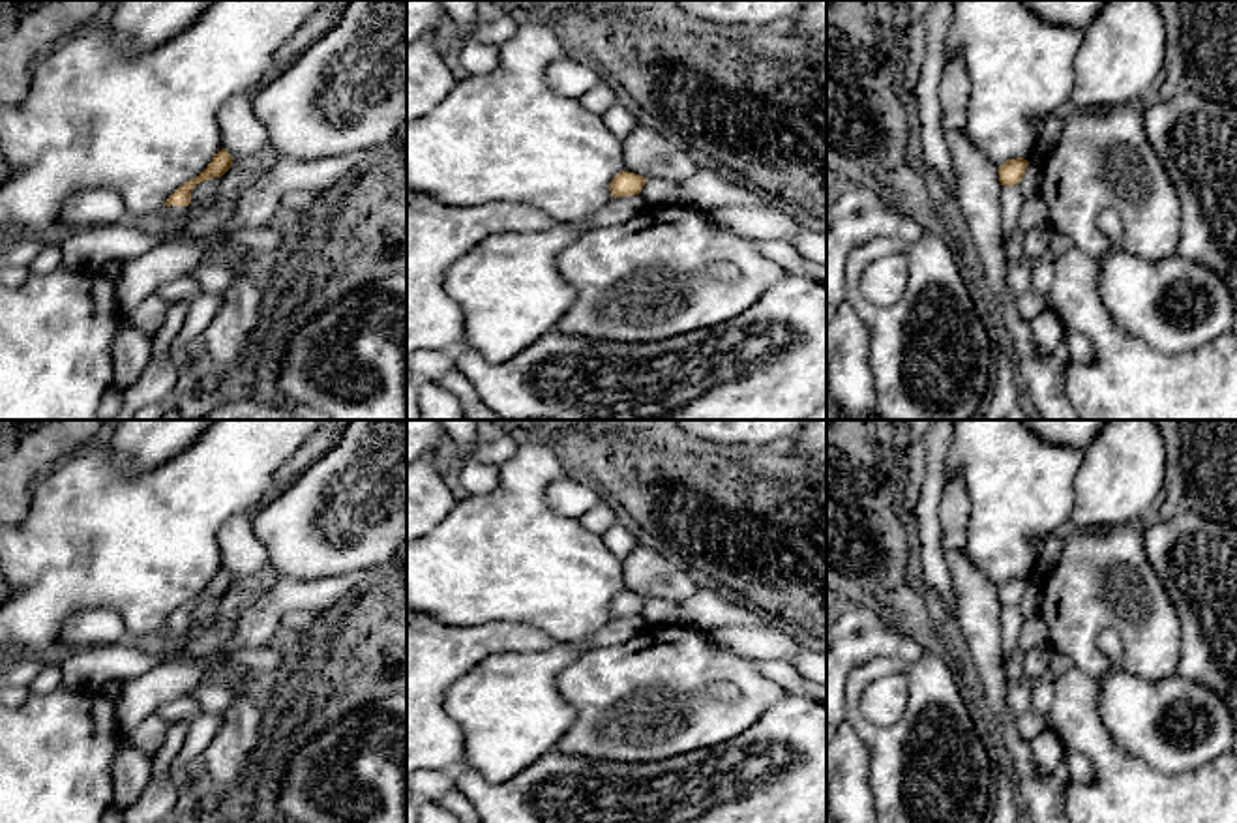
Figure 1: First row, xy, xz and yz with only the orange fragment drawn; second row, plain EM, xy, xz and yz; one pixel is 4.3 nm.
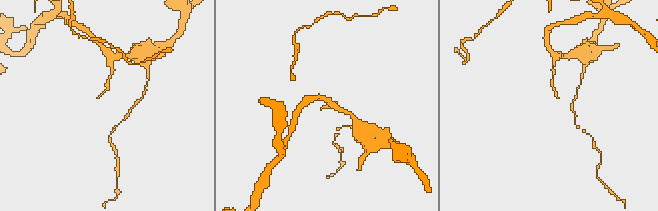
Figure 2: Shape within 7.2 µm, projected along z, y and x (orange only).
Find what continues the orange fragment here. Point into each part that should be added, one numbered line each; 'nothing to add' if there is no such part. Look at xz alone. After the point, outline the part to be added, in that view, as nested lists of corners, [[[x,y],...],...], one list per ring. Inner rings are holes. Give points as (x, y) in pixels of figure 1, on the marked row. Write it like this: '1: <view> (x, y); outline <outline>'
nothing to add

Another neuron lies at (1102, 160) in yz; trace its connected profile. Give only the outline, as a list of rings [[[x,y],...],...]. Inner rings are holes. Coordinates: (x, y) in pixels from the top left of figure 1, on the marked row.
[[[1143,107],[1063,111],[1063,133],[1042,159],[1040,199],[1053,232],[1100,259],[1111,247],[1096,217],[1115,208],[1123,221],[1121,247],[1145,261],[1177,255],[1183,210],[1166,167],[1145,135]]]

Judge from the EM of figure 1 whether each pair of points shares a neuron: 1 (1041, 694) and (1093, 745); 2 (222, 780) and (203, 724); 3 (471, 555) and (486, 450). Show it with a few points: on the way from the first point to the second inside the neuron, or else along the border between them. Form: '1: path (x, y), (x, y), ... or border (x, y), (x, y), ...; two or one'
1: border (1054, 679), (1054, 702), (1046, 713); two
2: border (223, 713), (223, 722), (203, 752); two
3: border (520, 443), (518, 450), (501, 465); two

